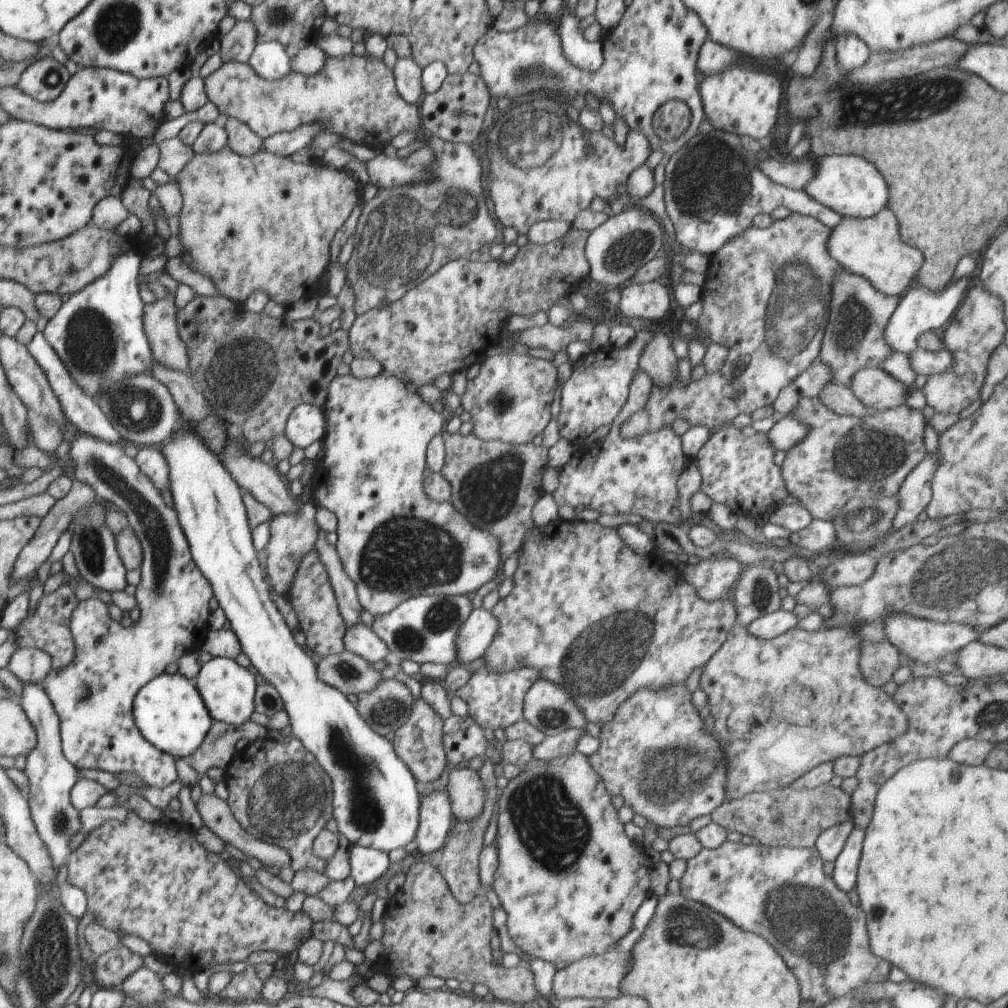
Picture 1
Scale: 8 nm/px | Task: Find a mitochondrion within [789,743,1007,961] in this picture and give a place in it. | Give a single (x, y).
(878, 911)

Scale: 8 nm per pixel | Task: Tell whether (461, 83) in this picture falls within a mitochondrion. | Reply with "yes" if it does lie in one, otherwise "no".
no

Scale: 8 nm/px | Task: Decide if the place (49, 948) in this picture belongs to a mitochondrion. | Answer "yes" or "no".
yes

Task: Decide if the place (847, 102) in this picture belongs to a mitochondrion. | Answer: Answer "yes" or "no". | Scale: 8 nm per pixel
yes

